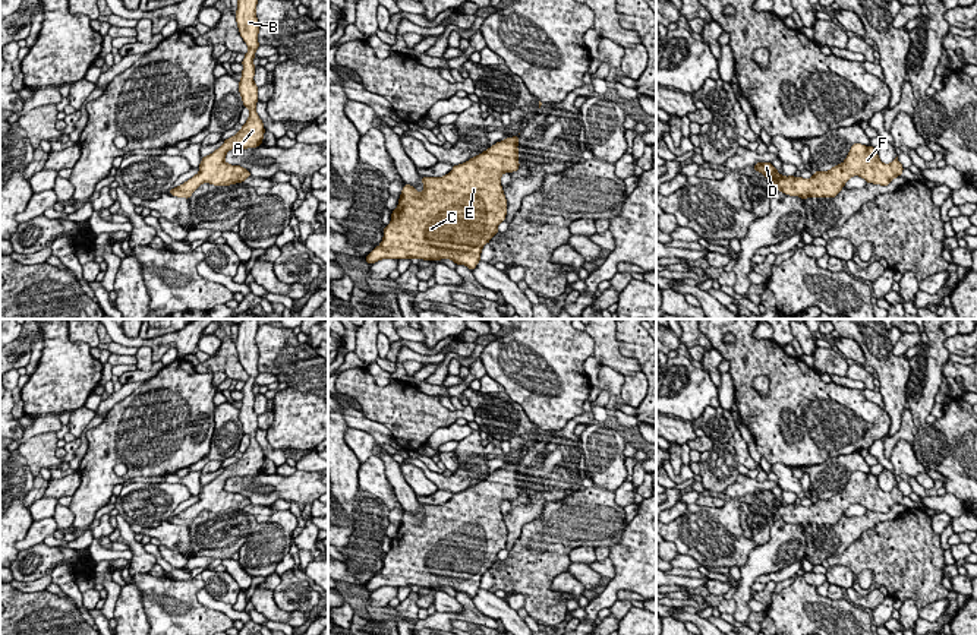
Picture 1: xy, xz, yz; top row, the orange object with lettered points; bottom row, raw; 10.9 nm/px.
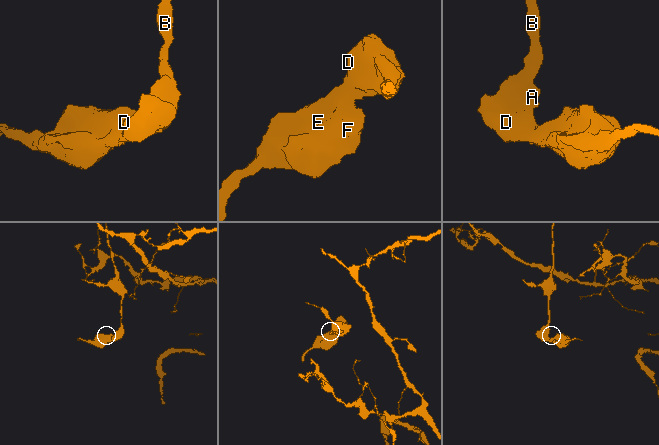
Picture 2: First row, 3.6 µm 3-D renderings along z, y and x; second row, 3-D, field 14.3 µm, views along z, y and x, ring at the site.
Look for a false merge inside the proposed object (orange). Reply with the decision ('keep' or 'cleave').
keep

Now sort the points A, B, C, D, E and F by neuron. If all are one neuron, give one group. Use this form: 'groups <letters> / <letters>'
groups A B C D E F

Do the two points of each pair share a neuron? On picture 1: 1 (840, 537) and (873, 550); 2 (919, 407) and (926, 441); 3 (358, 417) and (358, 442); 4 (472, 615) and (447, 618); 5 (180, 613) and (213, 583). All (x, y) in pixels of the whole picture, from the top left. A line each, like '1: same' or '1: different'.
1: different
2: same
3: different
4: same
5: different

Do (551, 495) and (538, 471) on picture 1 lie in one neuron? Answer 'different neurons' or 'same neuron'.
same neuron

